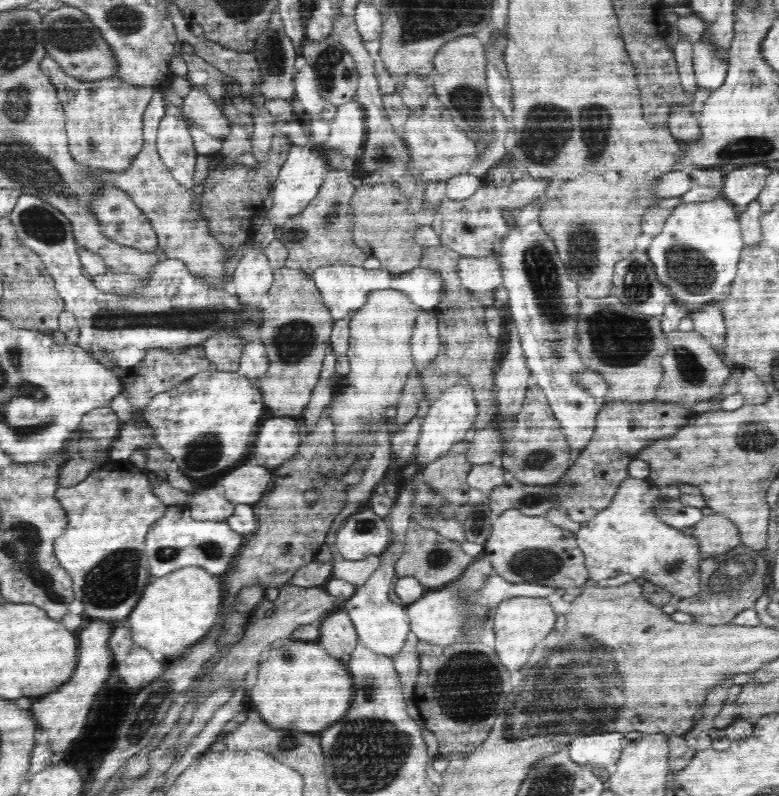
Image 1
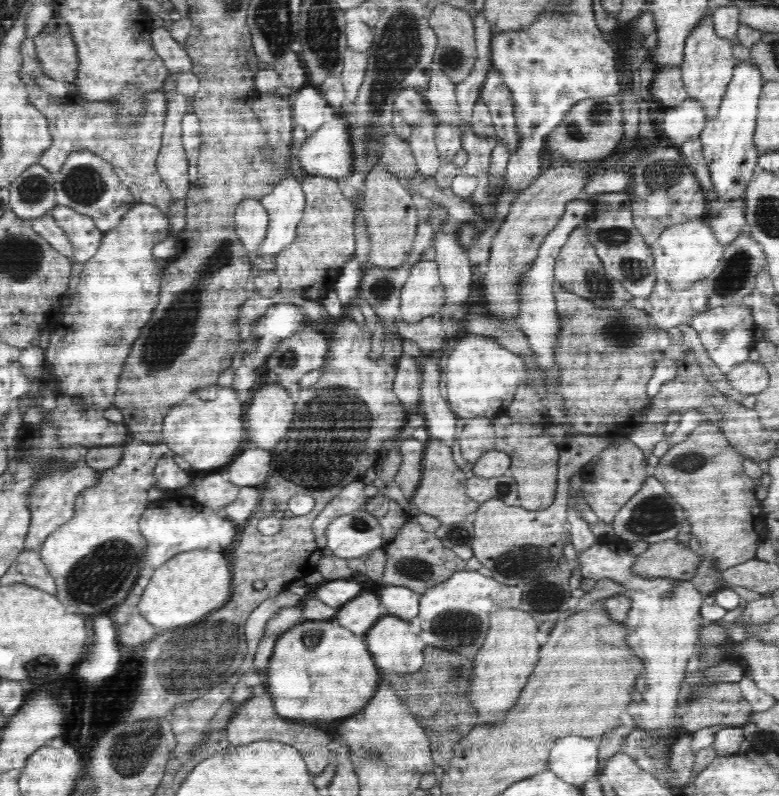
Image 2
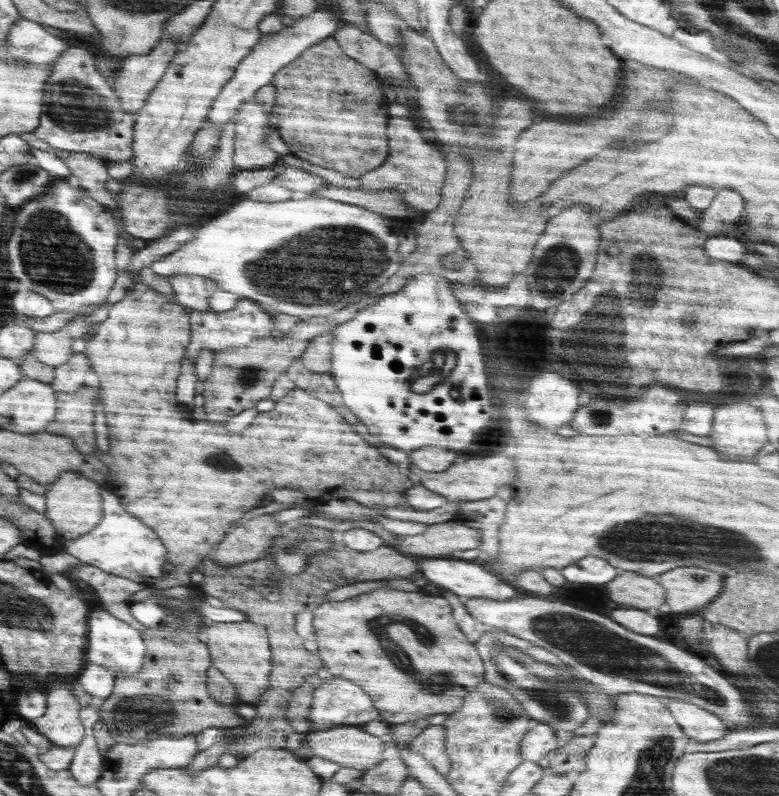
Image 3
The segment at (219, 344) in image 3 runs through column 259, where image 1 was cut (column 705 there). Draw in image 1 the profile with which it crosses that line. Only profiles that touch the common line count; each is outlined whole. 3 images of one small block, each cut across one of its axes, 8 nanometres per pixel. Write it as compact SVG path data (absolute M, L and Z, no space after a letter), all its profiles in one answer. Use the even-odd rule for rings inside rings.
M712 301L710 304L703 304L700 310L690 312L689 316L693 320L693 328L699 334L702 334L710 347L714 351L724 352L724 342L726 336L726 323L724 315L718 301Z

